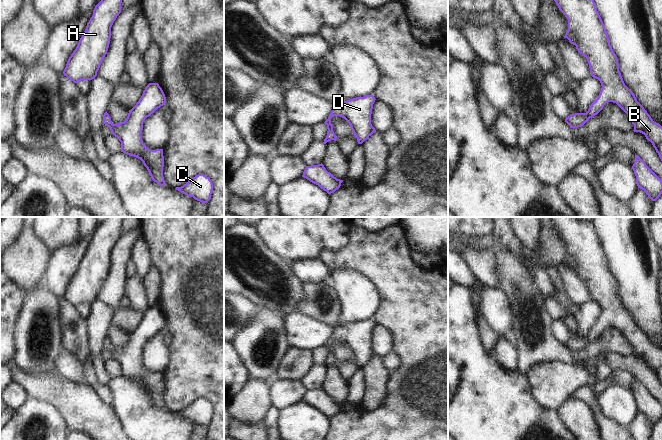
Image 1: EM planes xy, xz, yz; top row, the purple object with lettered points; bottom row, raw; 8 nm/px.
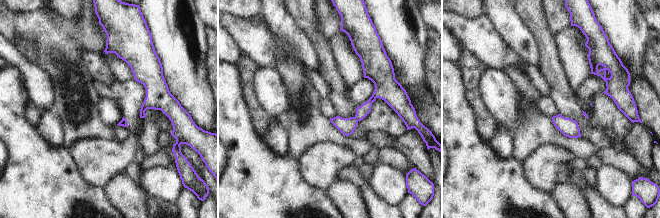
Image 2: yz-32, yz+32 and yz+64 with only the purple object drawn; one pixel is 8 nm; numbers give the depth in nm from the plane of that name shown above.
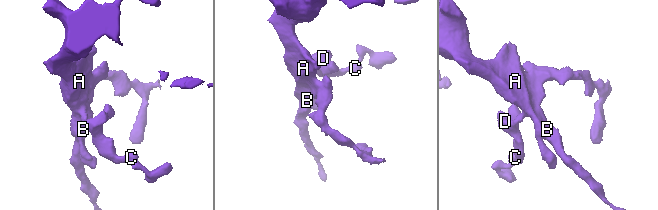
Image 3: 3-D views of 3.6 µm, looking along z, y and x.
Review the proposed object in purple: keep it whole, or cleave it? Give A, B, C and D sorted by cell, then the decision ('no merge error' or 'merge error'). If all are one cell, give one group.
A B C D; no merge error

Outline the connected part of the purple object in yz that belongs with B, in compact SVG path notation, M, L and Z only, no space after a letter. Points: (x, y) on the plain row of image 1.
M551 217L559 234L568 244L564 260L588 285L591 300L601 307L598 322L586 337L575 337L566 341L570 352L582 351L597 339L608 326L616 327L634 349L634 356L645 359L662 385L662 350L653 345L634 317L625 309L619 295L606 252L596 233L594 221L578 217Z

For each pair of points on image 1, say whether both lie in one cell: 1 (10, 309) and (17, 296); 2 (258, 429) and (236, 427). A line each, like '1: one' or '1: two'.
1: one
2: one

